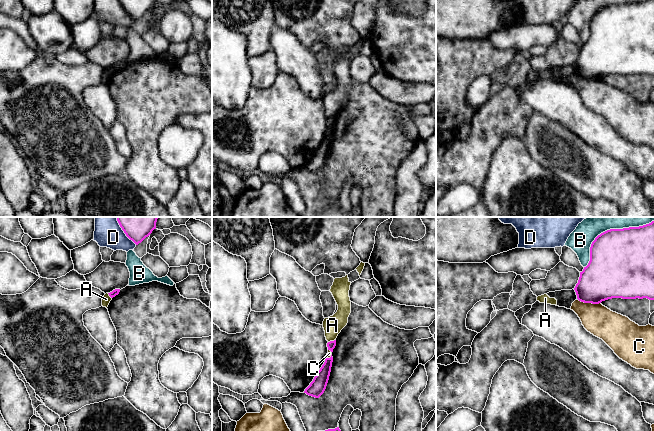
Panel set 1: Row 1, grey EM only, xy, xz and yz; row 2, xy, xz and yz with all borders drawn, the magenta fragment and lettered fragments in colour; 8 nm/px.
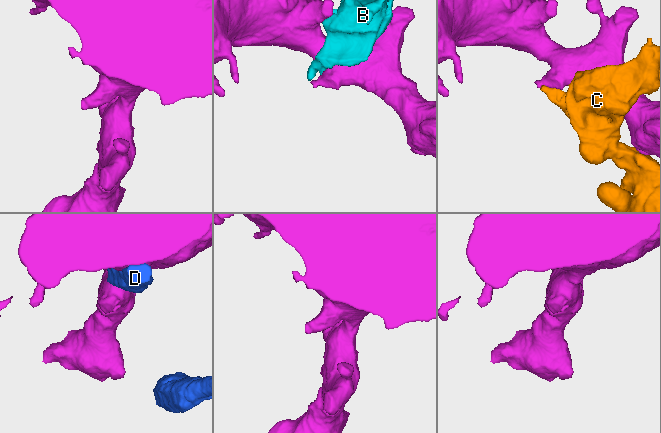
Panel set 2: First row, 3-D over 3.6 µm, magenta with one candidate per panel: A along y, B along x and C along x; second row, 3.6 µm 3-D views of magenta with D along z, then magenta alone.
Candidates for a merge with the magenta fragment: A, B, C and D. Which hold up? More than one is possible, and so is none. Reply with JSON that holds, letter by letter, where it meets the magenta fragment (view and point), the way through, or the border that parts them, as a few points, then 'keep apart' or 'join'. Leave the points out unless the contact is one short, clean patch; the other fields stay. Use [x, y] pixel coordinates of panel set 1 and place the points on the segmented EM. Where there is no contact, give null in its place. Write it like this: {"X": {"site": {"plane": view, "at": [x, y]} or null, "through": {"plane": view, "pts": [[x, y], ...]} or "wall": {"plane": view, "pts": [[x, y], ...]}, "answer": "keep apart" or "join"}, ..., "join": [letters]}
{"A": {"site": {"plane": "xz", "at": [331, 341]}, "wall": {"plane": "xz", "pts": [[335, 339], [328, 342]]}, "answer": "keep apart"}, "B": {"site": {"plane": "yz", "at": [610, 229]}, "answer": "keep apart"}, "C": {"site": {"plane": "yz", "at": [589, 302]}, "answer": "keep apart"}, "D": {"site": {"plane": "xy", "at": [123, 230]}, "answer": "keep apart"}, "join": []}

